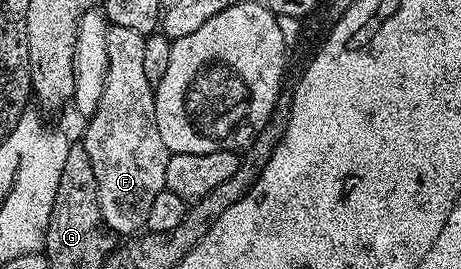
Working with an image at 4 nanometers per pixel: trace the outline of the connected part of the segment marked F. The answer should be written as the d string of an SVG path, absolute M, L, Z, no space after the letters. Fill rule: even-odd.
M110 25L105 38L105 50L109 50L109 70L105 74L105 94L97 110L86 121L81 143L89 162L93 164L93 174L97 177L97 202L101 206L101 218L112 233L120 232L123 238L131 238L142 233L147 227L149 210L157 194L167 187L165 166L169 155L165 142L161 142L161 130L157 130L155 113L155 89L145 78L145 37L137 30L128 30L125 26Z

